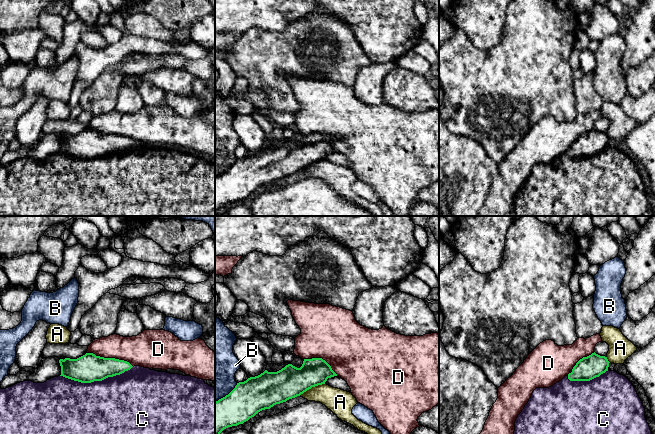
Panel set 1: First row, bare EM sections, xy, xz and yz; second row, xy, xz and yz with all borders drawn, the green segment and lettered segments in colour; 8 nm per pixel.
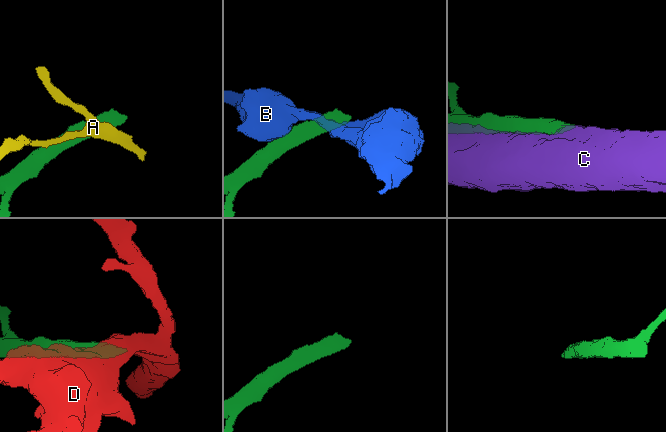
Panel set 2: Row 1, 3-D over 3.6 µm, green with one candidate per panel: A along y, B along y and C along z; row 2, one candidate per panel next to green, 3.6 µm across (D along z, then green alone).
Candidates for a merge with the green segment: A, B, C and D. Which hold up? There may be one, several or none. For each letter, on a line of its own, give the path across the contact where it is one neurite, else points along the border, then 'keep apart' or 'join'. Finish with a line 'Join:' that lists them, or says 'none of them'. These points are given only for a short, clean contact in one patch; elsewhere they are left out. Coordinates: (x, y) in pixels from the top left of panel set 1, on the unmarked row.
A: keep apart
B: border along xz (237, 159), (227, 170), (215, 178); keep apart
C: join
D: keep apart
Join: C

